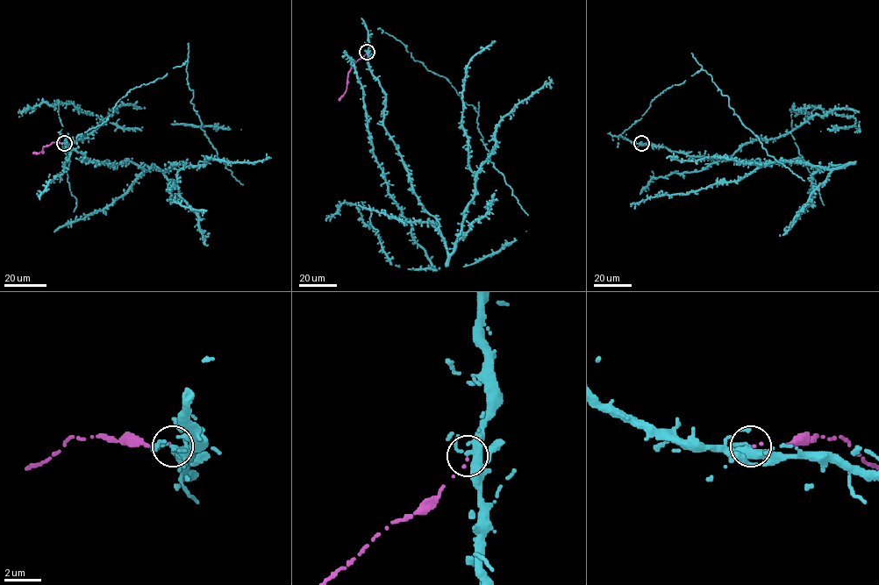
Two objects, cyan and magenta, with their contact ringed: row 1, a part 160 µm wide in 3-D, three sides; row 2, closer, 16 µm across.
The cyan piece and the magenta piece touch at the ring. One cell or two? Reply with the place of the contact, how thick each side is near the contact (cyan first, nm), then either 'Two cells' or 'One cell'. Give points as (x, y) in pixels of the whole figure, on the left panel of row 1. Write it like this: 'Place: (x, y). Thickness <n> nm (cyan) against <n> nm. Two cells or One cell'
Place: (64, 143). Thickness 260 nm (cyan) against 110 nm. Two cells

